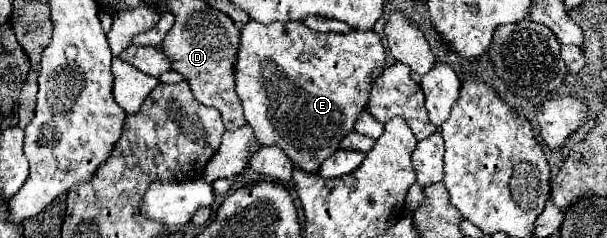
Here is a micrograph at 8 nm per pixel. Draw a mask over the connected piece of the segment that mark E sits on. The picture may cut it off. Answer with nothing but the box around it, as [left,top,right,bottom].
[236,21,386,173]

